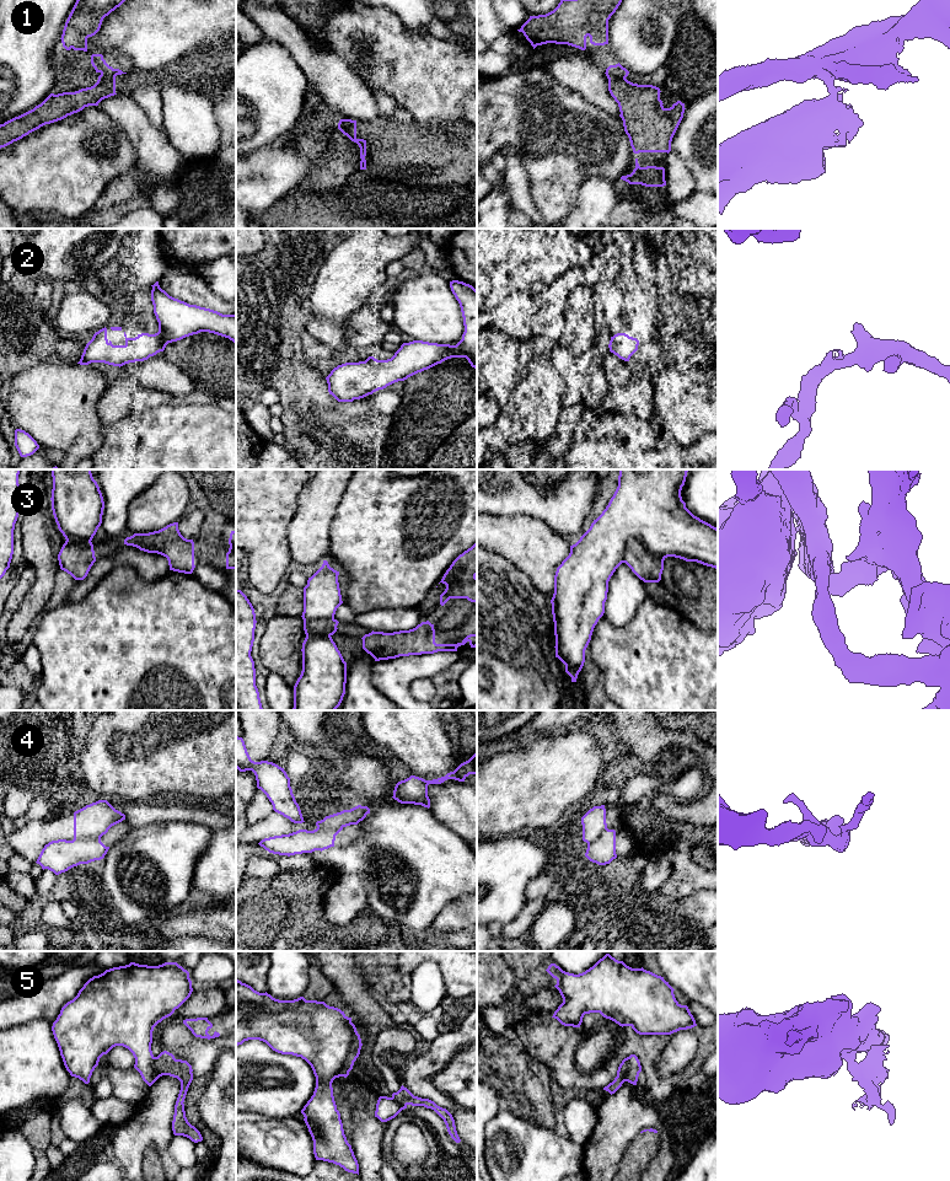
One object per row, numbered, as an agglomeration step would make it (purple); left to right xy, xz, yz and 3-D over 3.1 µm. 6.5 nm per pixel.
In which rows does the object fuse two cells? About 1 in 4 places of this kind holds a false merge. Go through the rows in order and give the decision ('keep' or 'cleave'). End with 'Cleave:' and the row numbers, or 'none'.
1: cleave
2: keep
3: cleave
4: keep
5: cleave
Cleave: 1, 3, 5

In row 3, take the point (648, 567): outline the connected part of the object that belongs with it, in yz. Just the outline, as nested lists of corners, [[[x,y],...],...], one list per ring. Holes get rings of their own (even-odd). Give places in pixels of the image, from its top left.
[[[639,538],[630,539],[626,546],[623,563],[644,583],[659,583],[665,558],[653,554]]]

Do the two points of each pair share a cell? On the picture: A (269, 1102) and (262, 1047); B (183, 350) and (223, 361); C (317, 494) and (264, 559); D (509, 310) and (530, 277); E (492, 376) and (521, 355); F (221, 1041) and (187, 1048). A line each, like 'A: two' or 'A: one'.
A: one
B: one
C: two
D: two
E: one
F: one

